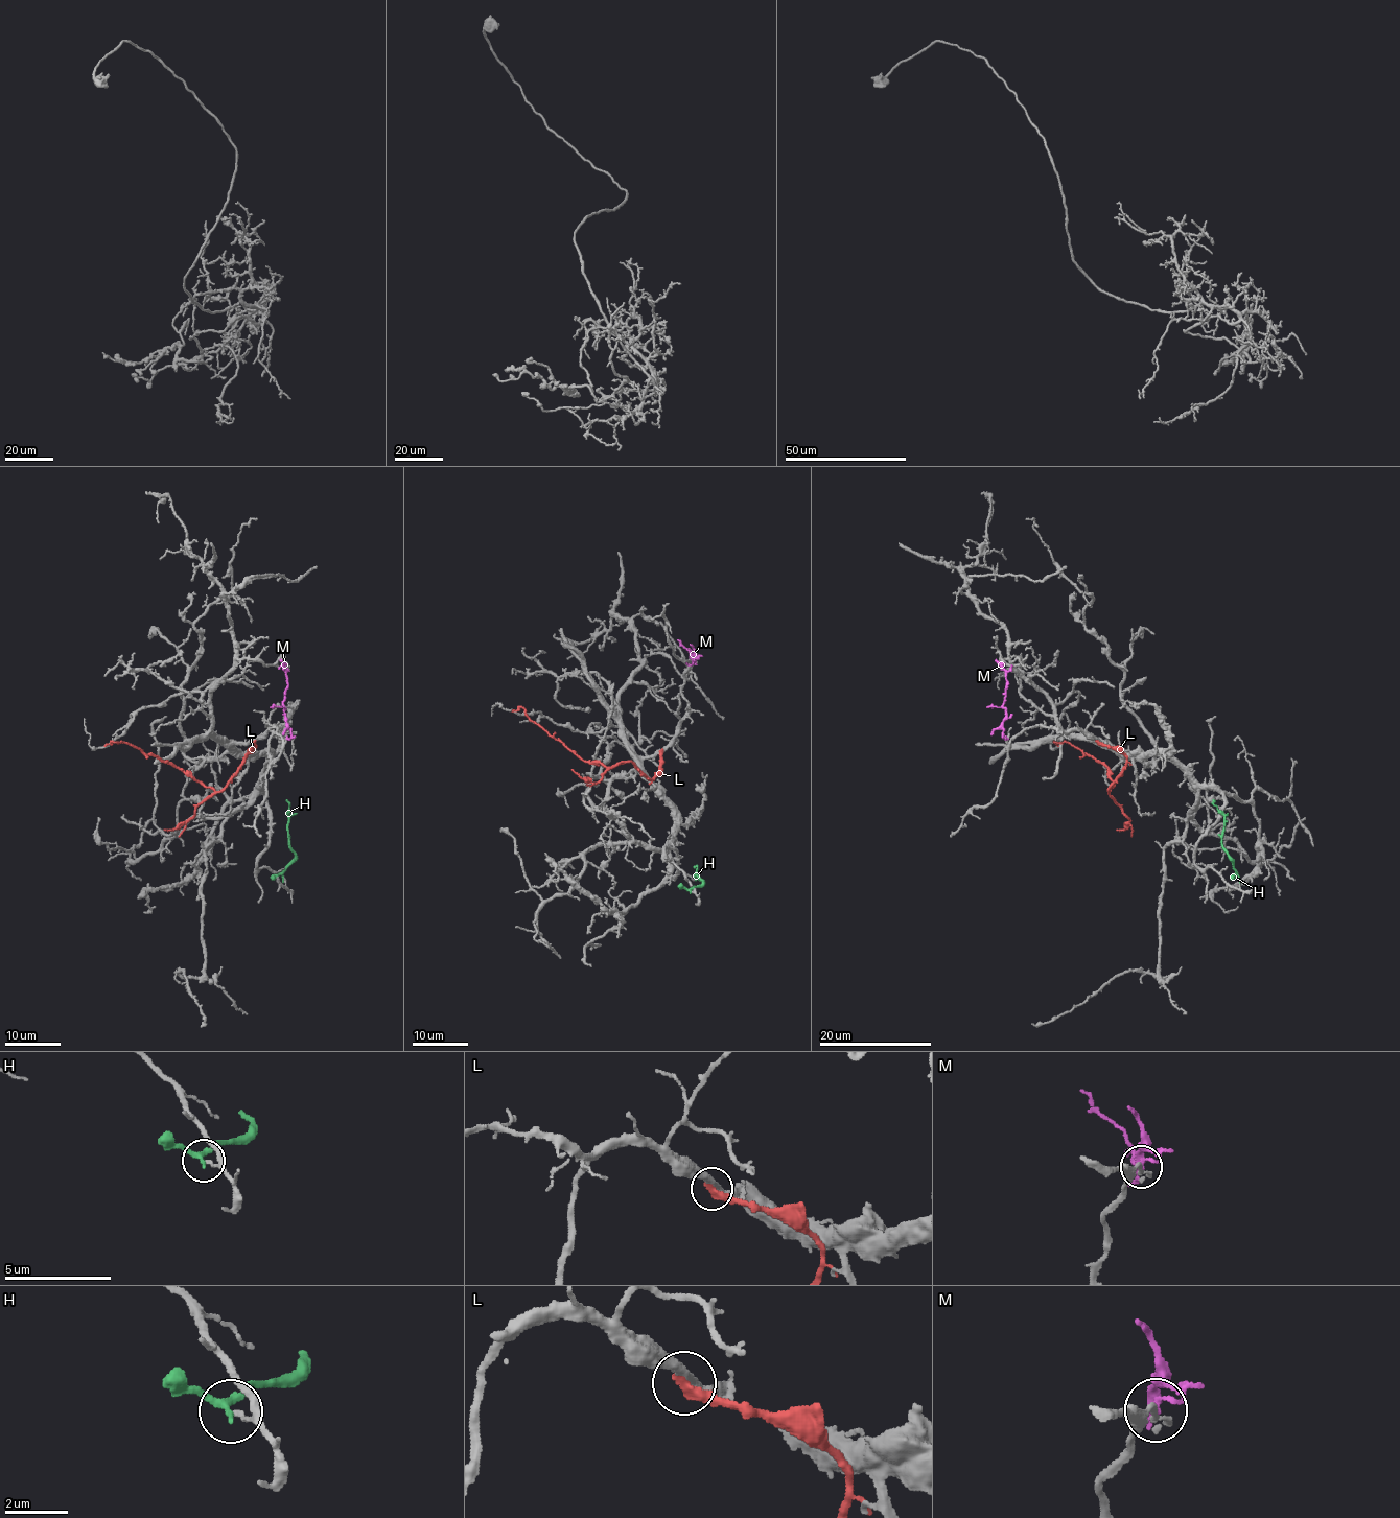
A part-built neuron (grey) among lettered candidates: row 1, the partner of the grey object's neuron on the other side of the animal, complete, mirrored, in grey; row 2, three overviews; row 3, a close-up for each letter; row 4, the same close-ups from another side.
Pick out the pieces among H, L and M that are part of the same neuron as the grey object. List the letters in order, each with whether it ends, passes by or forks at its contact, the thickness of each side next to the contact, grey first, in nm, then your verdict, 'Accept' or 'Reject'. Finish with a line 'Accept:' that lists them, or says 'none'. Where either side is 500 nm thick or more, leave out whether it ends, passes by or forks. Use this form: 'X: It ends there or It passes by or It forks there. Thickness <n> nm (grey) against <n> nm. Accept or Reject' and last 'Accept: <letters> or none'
H: It passes by. Thickness 120 nm (grey) against 190 nm. Reject
L: It ends there. Thickness 360 nm (grey) against 360 nm. Reject
M: It ends there. Thickness 140 nm (grey) against 170 nm. Reject
Accept: none

